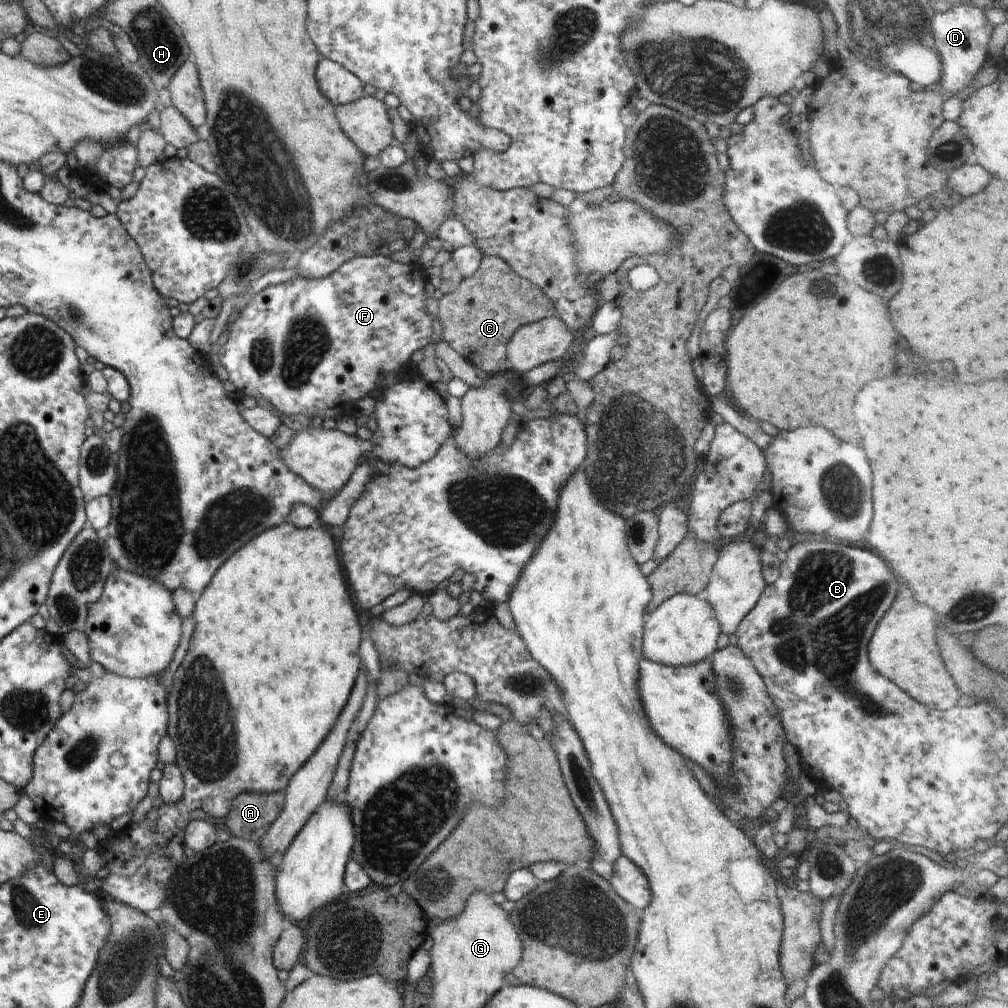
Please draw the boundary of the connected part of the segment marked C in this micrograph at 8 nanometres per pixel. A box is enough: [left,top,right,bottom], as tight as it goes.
[436,255,553,379]

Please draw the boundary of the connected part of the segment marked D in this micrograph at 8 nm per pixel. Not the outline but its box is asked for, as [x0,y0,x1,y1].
[932,3,994,94]

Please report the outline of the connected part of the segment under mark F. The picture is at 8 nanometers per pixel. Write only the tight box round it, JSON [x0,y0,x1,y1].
[216,255,432,420]

